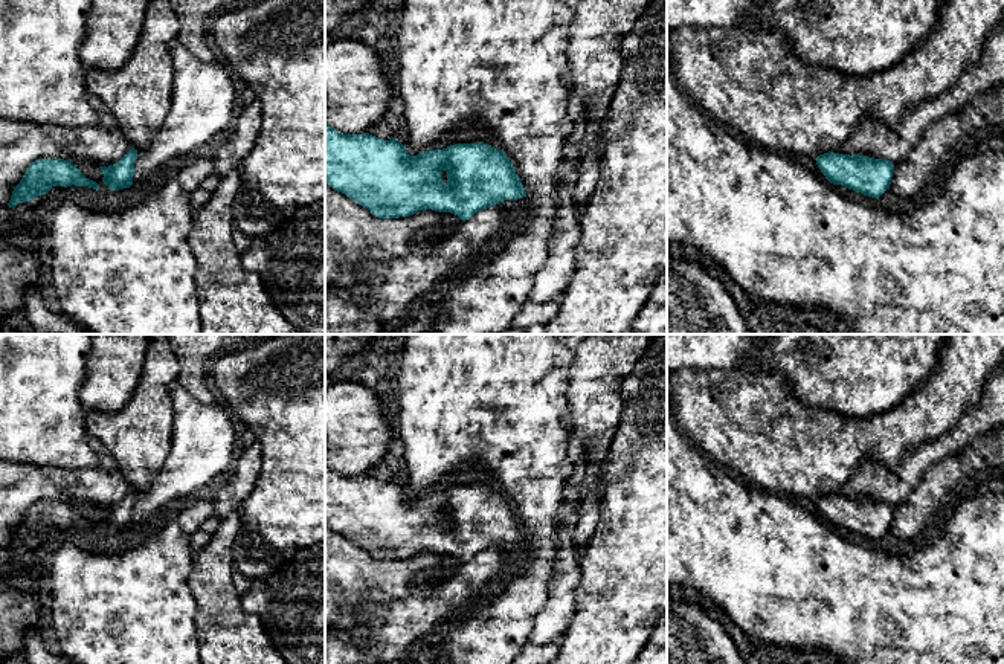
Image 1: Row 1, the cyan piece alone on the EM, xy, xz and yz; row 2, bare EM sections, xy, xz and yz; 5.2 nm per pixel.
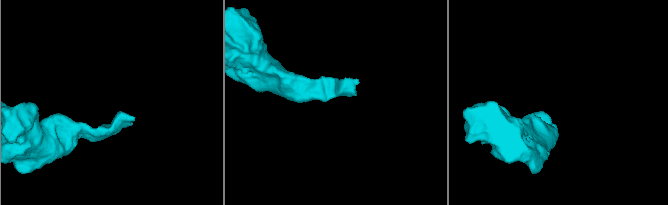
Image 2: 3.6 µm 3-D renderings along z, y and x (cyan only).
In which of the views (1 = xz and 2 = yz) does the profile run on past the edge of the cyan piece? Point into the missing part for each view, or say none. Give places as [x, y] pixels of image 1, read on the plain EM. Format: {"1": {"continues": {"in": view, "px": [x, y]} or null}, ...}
{"1": {"continues": null}, "2": {"continues": null}}

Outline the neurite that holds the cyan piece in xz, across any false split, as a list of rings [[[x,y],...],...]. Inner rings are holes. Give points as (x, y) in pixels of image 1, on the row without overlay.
[[[325,450],[325,524],[336,531],[337,534],[345,536],[357,546],[366,550],[372,557],[378,560],[398,560],[398,559],[409,559],[417,556],[423,551],[432,551],[438,554],[450,554],[458,557],[462,563],[470,562],[478,553],[487,551],[490,548],[499,546],[504,542],[516,542],[526,539],[525,530],[516,516],[516,511],[504,492],[497,492],[488,485],[478,484],[478,485],[455,485],[442,492],[427,492],[417,498],[409,498],[406,493],[406,487],[403,487],[397,481],[383,482],[369,475],[365,476],[343,476],[336,473],[327,466],[327,450]]]

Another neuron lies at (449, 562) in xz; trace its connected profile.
[[[441,554],[441,565],[432,571],[426,571],[421,574],[420,577],[420,583],[423,586],[435,586],[439,583],[441,577],[449,572],[453,571],[458,565],[461,565],[462,562],[450,554]]]

